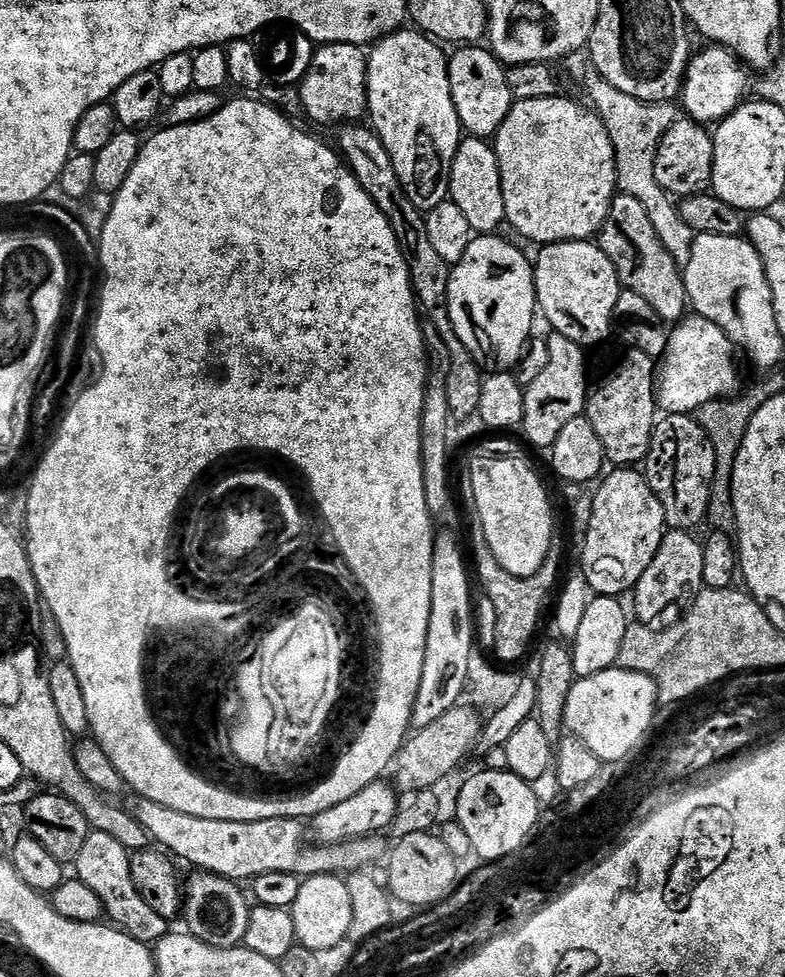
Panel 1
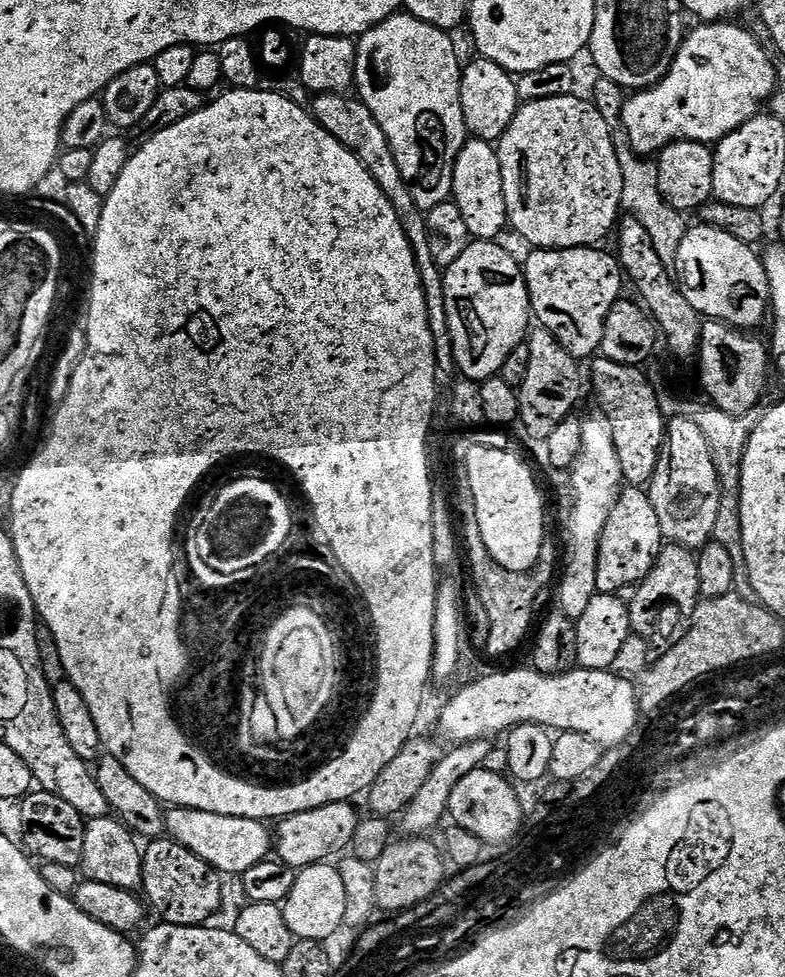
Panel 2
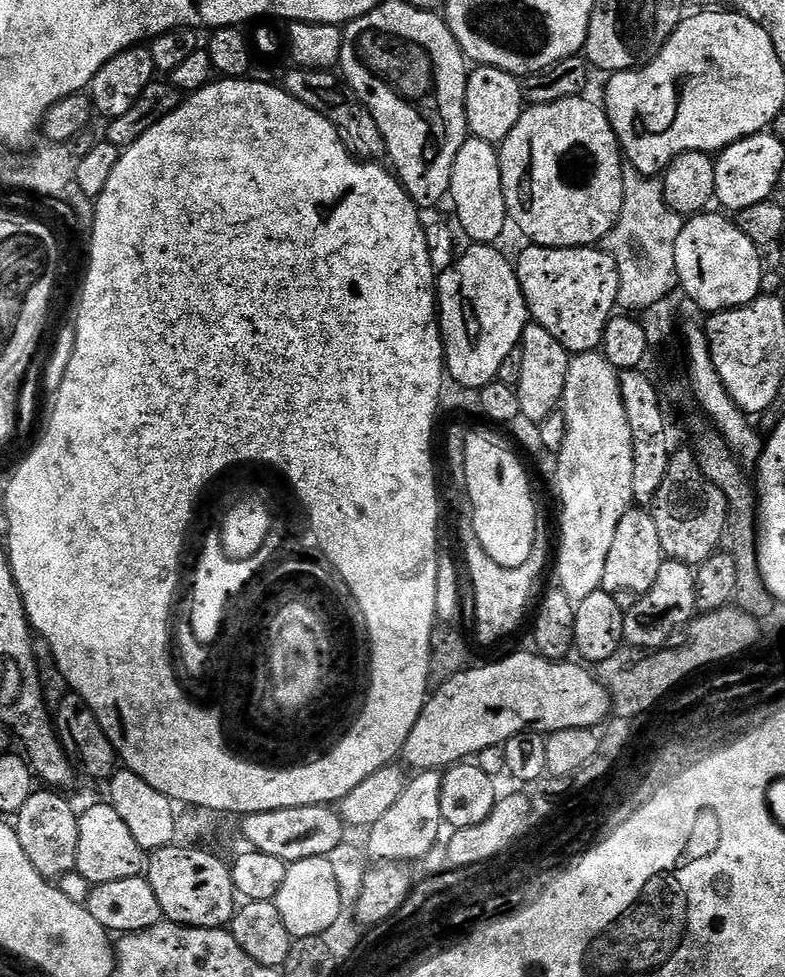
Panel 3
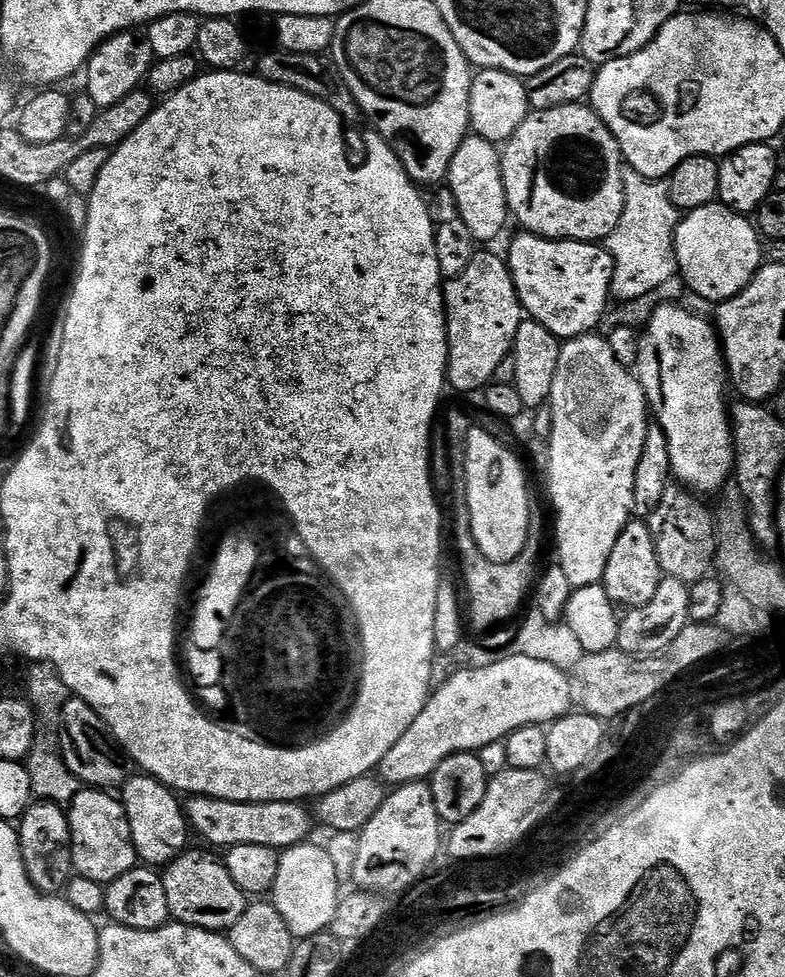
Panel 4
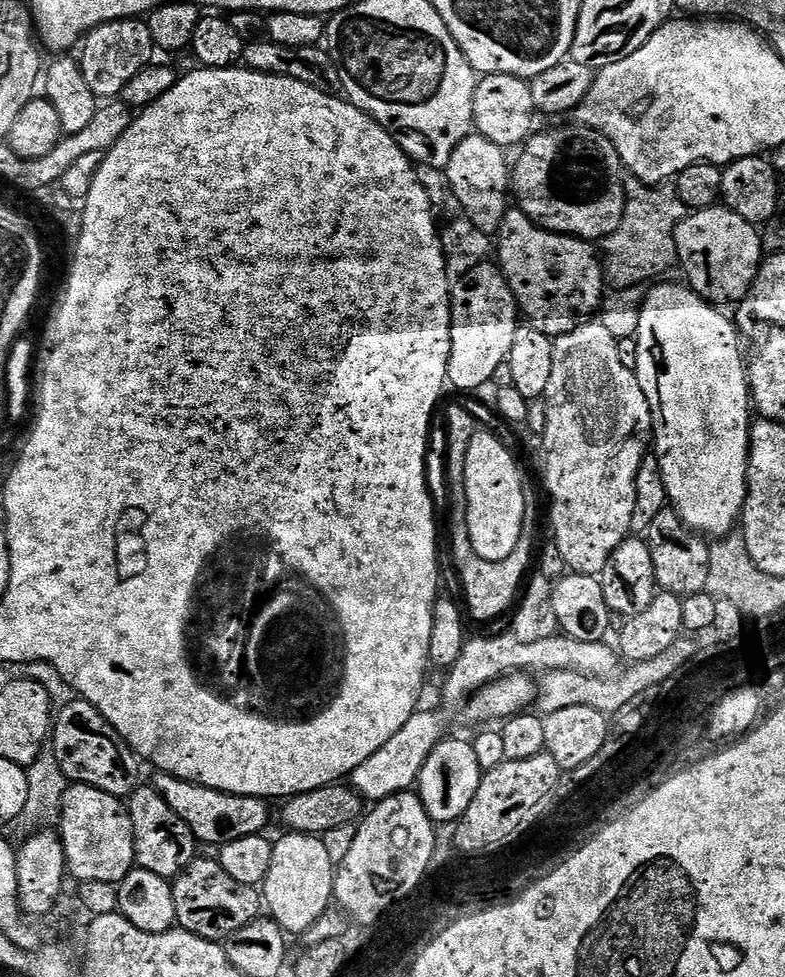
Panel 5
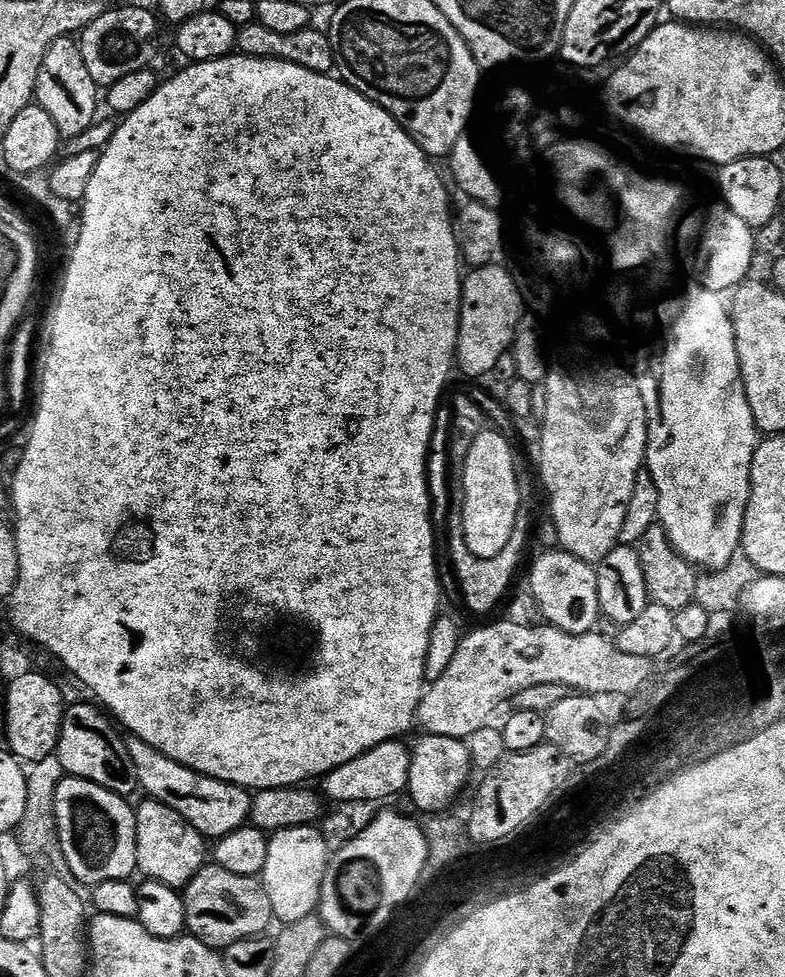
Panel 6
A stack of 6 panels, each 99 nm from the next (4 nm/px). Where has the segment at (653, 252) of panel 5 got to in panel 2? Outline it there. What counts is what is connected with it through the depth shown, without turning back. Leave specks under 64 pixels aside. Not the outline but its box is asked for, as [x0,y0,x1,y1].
[590,78,690,270]

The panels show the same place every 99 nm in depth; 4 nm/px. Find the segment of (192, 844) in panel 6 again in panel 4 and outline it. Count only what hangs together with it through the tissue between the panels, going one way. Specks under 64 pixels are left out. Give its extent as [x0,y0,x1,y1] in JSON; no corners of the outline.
[118,774,190,866]

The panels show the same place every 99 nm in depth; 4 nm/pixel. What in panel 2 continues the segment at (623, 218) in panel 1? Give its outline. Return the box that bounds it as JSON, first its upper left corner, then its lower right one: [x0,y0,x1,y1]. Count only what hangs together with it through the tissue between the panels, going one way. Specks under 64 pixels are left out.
[618,218,704,364]

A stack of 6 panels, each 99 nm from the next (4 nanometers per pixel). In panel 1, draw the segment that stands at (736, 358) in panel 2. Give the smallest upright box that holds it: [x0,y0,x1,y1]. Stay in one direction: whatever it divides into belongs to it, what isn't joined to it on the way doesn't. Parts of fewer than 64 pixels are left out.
[656,315,740,416]

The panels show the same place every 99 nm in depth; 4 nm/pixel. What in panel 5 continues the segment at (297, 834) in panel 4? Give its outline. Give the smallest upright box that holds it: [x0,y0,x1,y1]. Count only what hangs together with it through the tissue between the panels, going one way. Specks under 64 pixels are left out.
[154,772,270,846]

